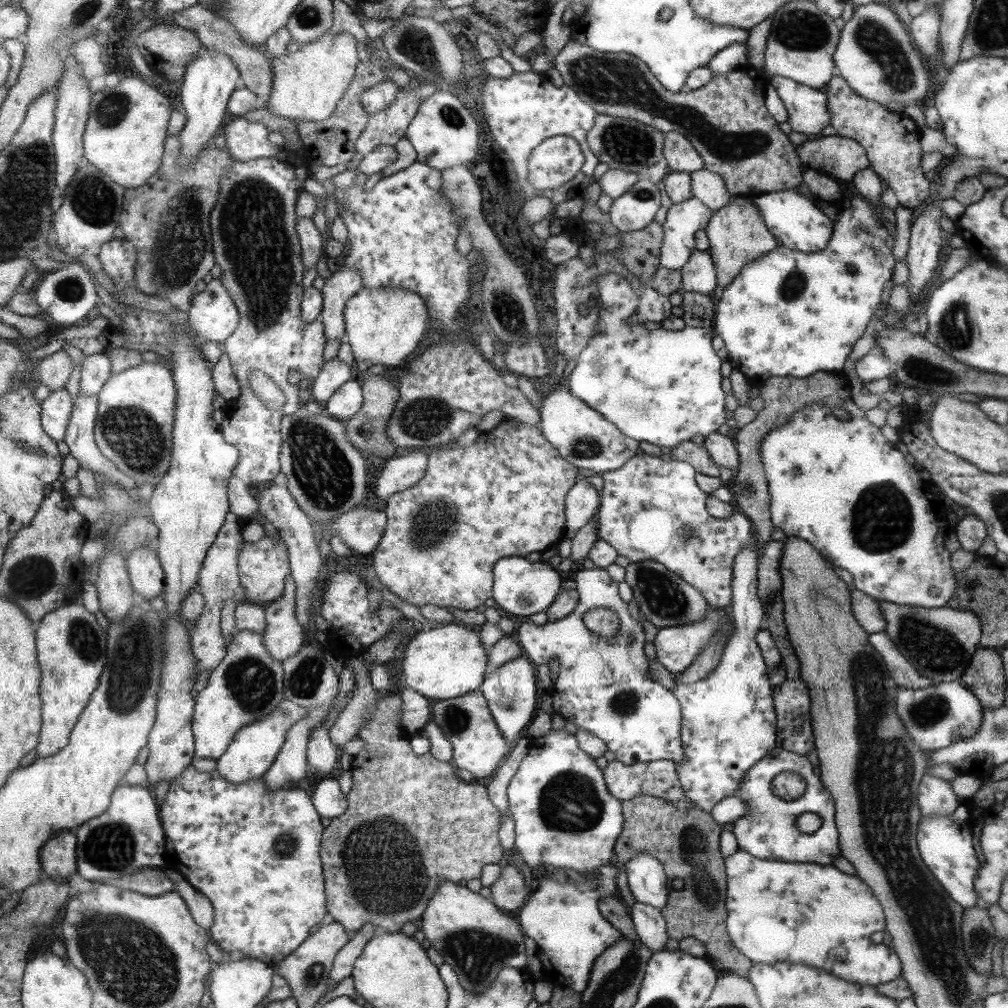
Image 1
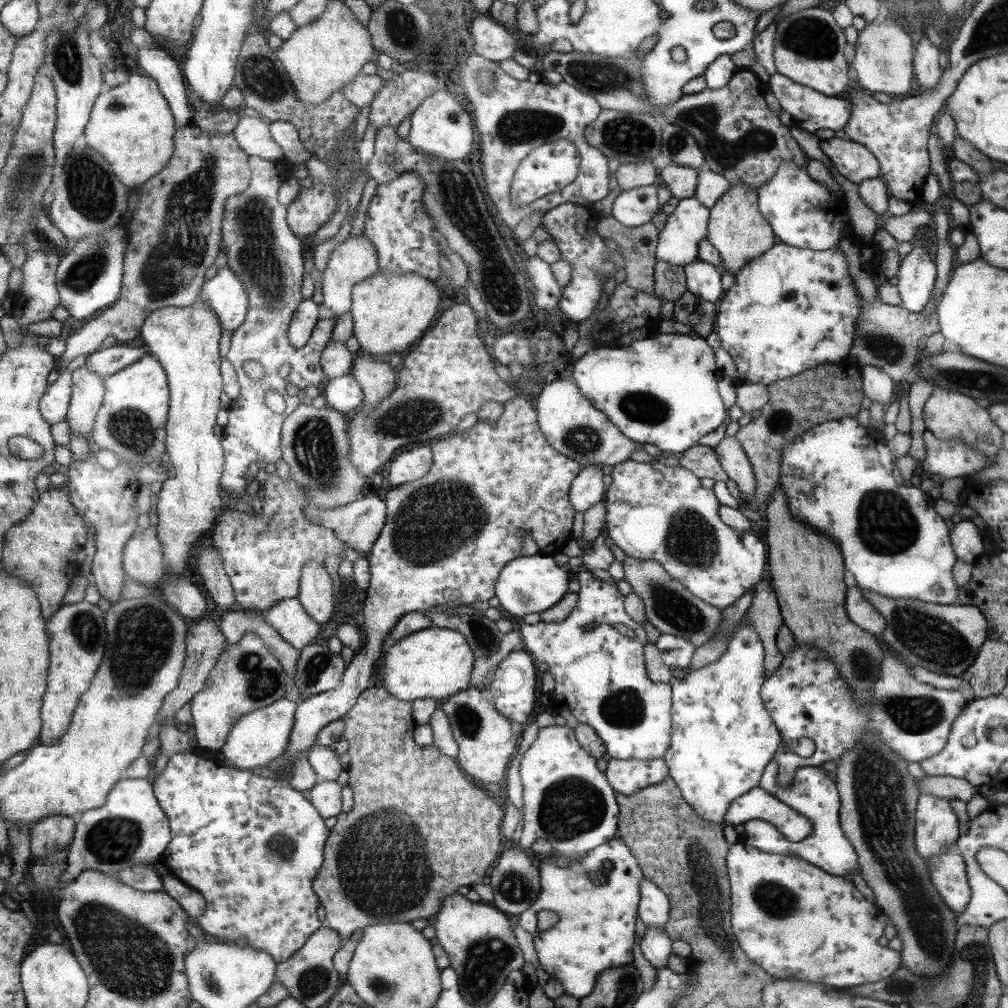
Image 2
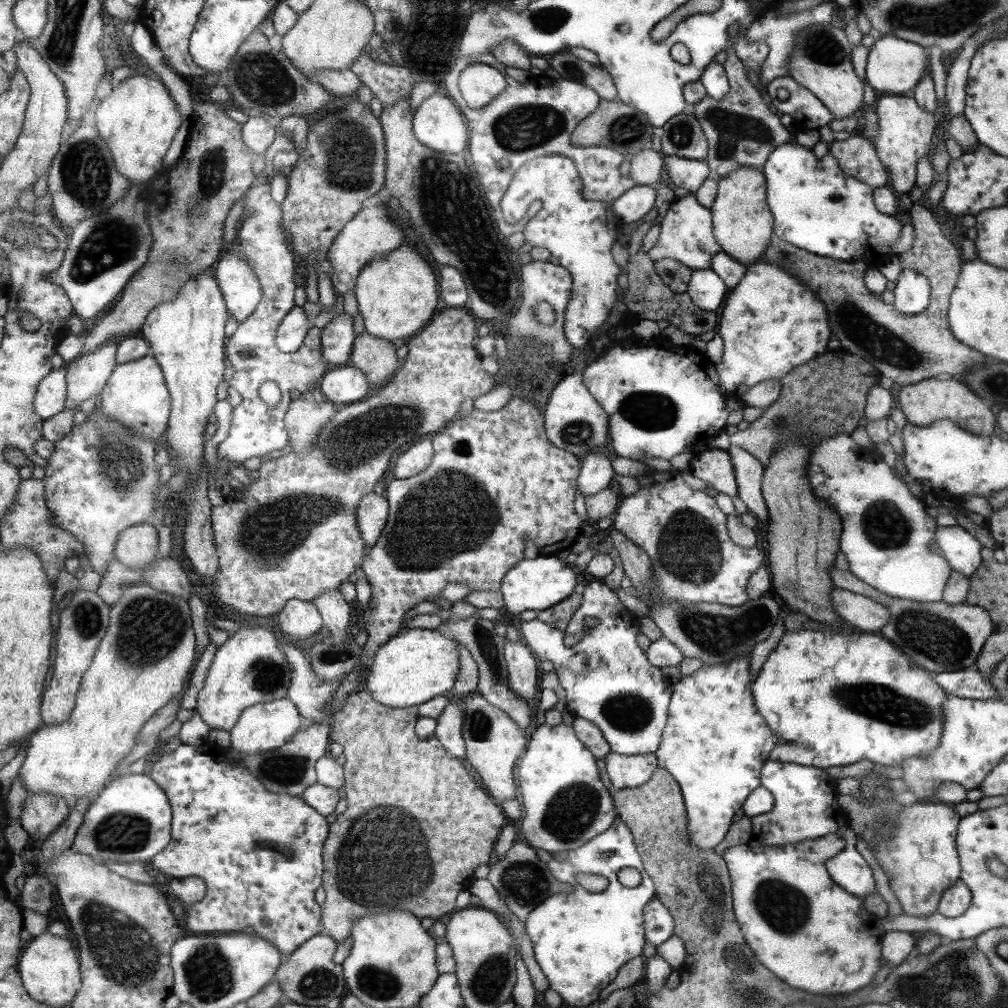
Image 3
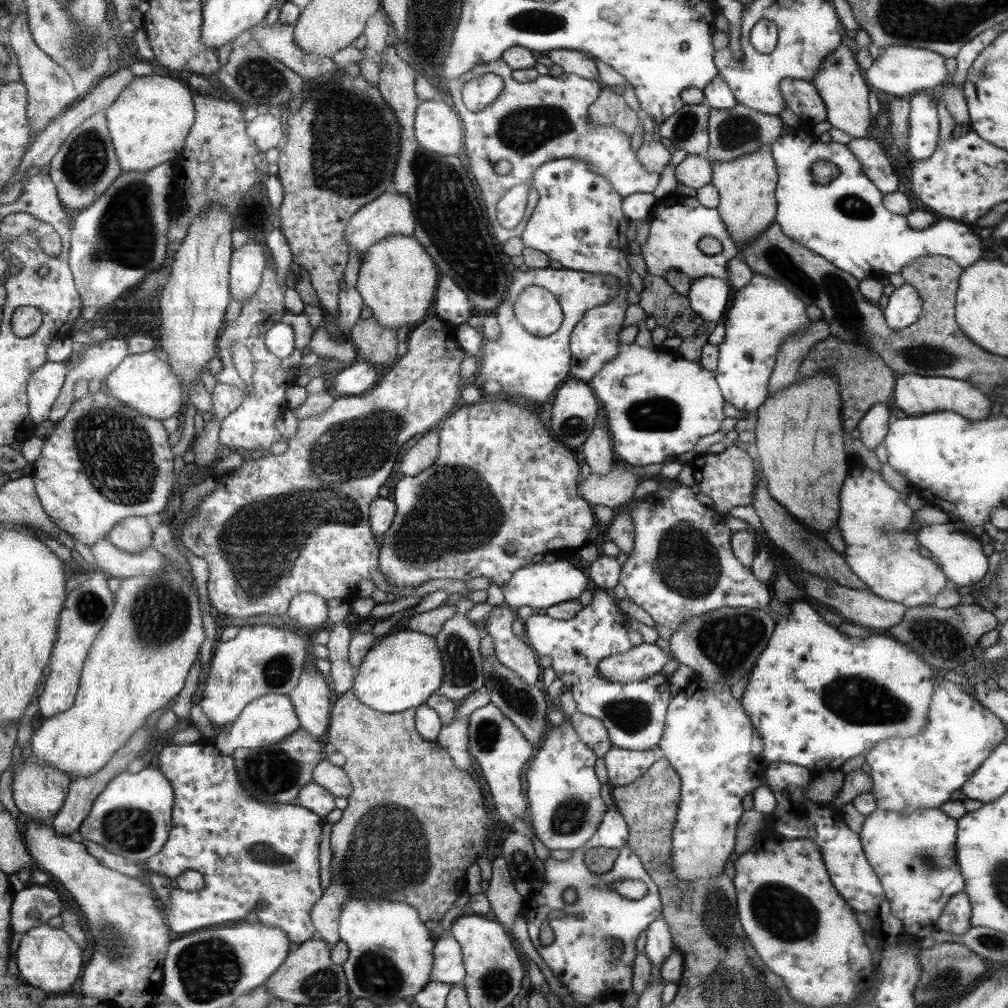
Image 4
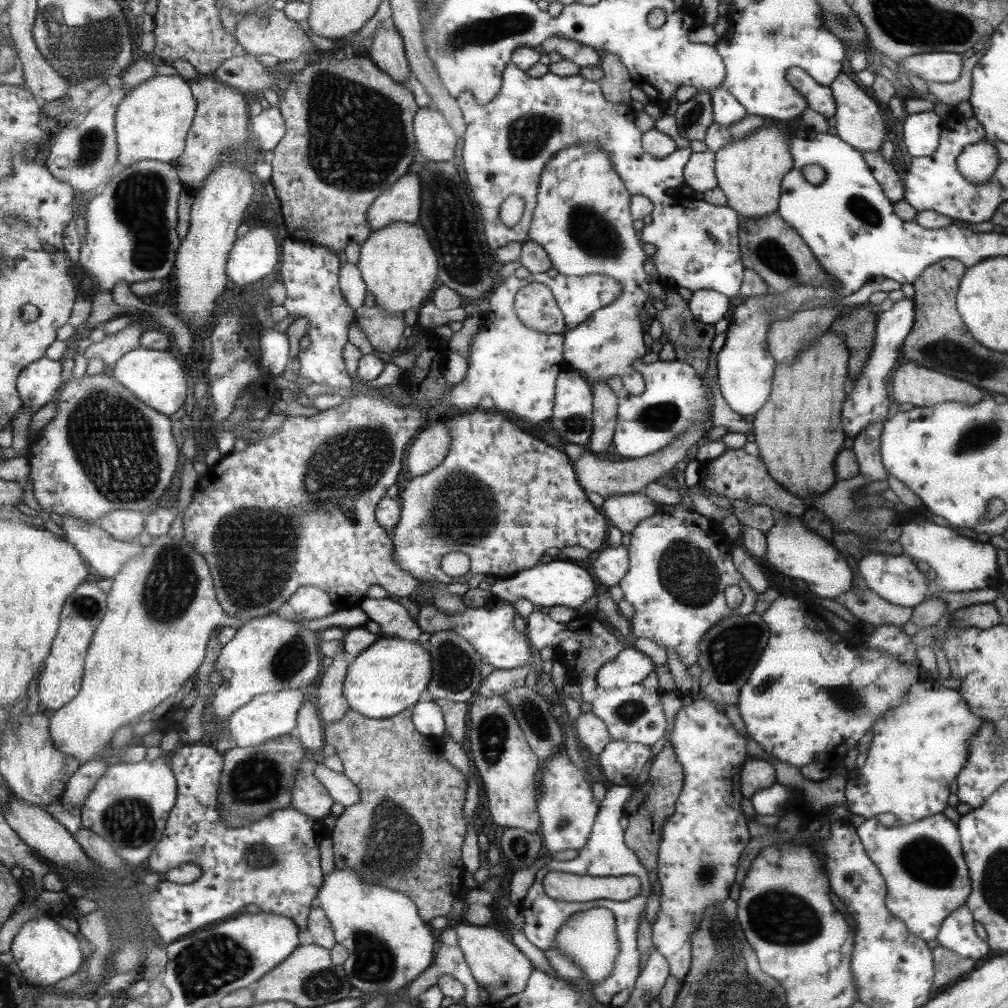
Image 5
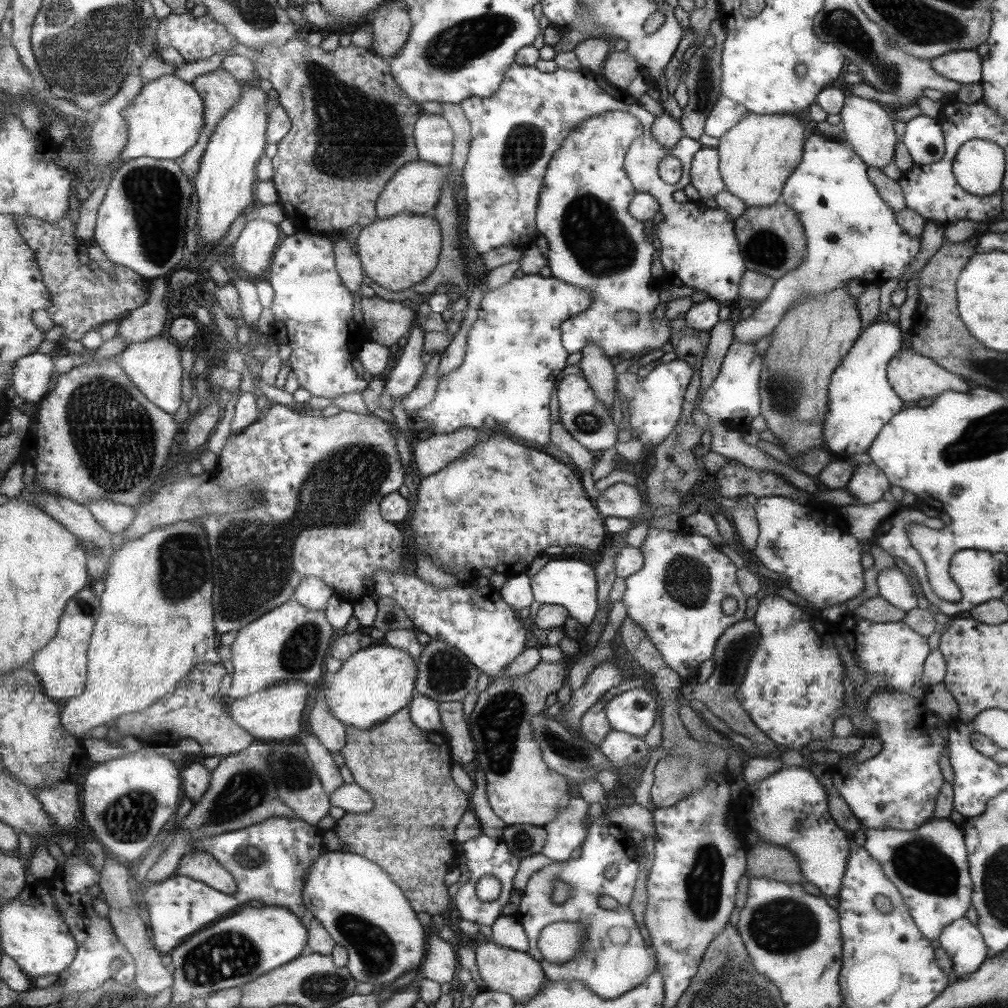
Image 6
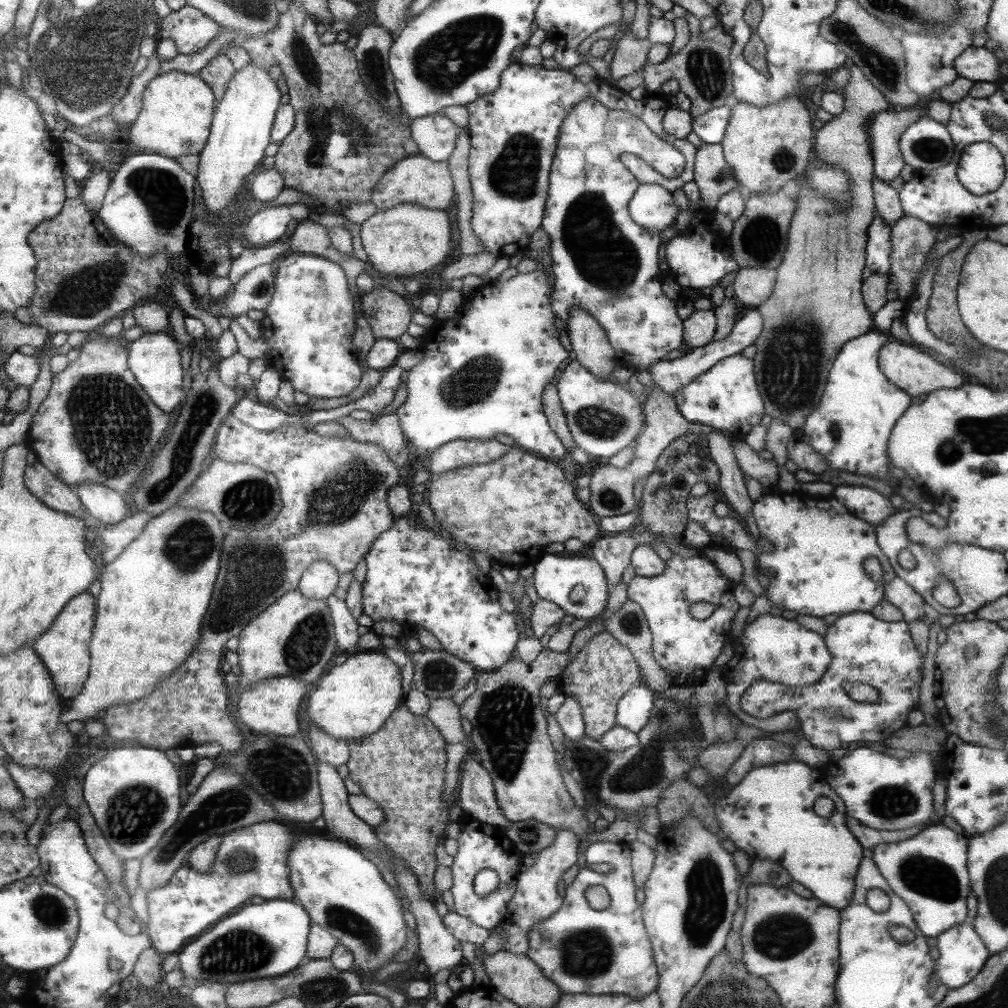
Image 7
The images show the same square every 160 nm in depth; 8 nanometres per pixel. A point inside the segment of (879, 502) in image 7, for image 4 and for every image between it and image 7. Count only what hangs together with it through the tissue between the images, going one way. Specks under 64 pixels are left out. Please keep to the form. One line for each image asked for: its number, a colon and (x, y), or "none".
4: (873, 426)
5: (866, 445)
6: (867, 483)

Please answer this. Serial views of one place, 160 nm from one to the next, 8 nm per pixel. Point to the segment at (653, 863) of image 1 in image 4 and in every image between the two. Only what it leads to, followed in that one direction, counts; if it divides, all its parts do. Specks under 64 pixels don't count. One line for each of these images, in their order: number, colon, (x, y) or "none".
2: (653, 908)
3: (658, 924)
4: (658, 940)

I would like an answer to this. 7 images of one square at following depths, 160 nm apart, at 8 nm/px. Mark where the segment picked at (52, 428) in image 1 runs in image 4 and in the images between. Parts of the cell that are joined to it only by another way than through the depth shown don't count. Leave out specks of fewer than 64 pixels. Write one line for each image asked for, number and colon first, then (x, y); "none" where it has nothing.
2: (55, 405)
3: (51, 397)
4: (45, 387)

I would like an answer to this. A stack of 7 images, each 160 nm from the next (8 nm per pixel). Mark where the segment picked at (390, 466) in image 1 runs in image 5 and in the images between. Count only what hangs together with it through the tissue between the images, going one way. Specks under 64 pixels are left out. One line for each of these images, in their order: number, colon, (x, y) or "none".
2: (412, 465)
3: (417, 458)
4: (421, 456)
5: (431, 446)

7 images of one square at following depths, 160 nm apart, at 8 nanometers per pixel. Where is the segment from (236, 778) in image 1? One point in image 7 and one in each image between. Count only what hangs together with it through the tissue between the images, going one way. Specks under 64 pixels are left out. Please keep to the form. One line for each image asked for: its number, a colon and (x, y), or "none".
2: (260, 737)
3: (266, 726)
4: (270, 719)
5: (268, 716)
6: (275, 713)
7: (271, 706)

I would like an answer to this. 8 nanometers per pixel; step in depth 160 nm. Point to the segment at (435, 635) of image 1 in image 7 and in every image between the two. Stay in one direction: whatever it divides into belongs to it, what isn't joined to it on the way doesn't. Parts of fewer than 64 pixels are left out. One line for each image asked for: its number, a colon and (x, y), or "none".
2: (436, 662)
3: (417, 665)
4: (402, 671)
5: (390, 676)
6: (375, 683)
7: (354, 700)

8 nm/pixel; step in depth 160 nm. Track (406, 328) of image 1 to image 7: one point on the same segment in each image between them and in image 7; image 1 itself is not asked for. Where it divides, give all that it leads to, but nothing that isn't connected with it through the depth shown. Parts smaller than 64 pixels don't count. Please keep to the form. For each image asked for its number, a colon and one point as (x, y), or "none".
2: (391, 312)
3: (398, 295)
4: (398, 280)
5: (400, 267)
6: (397, 253)
7: (409, 239)

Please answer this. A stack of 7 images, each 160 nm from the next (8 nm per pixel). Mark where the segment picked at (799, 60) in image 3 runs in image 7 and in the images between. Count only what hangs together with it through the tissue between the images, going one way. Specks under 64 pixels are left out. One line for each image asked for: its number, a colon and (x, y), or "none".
4: (839, 84)
5: (857, 120)
6: (867, 130)
7: (884, 129)

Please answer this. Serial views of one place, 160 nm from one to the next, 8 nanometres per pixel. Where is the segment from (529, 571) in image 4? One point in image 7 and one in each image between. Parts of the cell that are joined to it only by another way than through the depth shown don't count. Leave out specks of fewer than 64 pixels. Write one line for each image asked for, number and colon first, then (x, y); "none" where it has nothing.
5: (557, 583)
6: (568, 583)
7: (576, 584)

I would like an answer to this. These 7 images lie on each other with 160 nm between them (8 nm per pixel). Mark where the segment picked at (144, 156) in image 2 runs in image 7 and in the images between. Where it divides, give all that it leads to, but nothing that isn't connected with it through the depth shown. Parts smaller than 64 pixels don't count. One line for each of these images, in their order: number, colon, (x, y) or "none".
3: (139, 120)
4: (150, 122)
5: (153, 122)
6: (165, 121)
7: (178, 113)

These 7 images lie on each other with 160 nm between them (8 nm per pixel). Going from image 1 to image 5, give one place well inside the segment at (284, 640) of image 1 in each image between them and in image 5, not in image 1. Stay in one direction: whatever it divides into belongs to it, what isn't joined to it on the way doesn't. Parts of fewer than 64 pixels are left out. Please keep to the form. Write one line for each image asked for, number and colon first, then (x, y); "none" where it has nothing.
2: (289, 617)
3: (299, 619)
4: (308, 610)
5: (310, 603)

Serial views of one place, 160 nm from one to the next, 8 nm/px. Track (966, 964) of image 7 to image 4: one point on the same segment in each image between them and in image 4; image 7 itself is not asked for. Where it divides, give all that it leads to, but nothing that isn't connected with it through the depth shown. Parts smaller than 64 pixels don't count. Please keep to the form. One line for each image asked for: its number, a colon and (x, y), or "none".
4: (953, 920)
5: (956, 933)
6: (962, 940)

